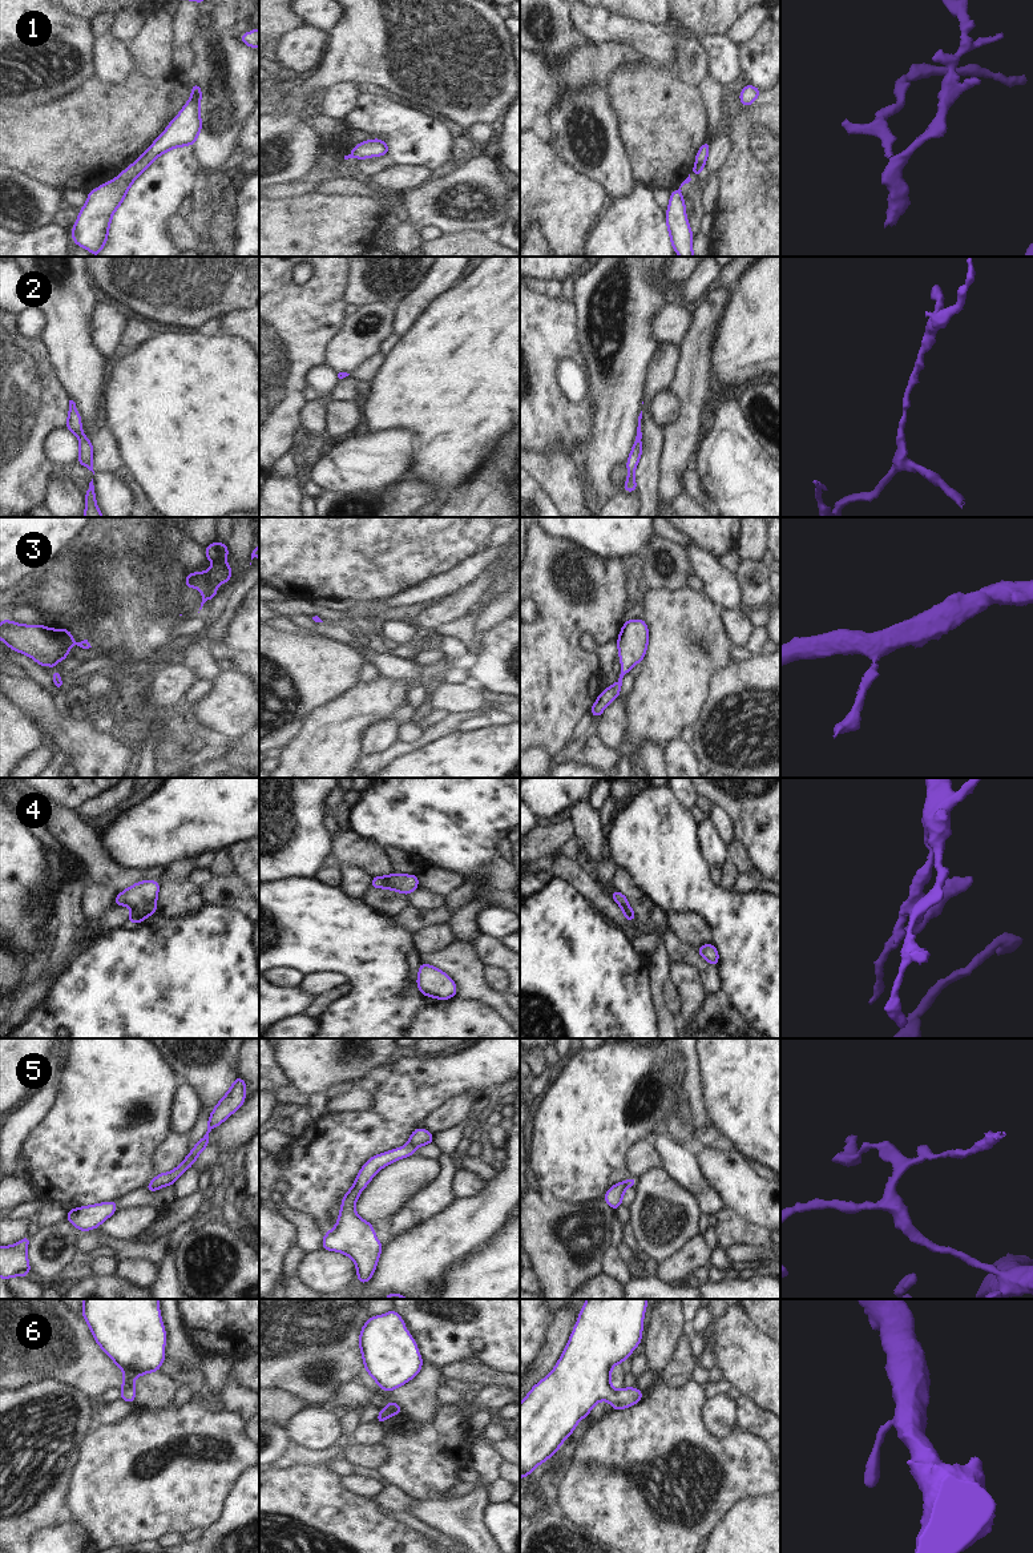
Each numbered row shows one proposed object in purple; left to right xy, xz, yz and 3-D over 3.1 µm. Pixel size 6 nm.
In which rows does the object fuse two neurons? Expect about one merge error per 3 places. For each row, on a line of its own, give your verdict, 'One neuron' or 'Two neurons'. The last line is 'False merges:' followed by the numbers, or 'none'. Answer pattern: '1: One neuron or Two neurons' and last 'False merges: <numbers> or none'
1: Two neurons
2: One neuron
3: One neuron
4: Two neurons
5: Two neurons
6: One neuron
False merges: 1, 4, 5

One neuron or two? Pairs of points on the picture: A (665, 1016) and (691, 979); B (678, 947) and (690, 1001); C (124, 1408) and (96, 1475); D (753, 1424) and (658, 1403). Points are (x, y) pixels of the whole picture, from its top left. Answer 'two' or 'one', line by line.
A: two
B: two
C: two
D: two

